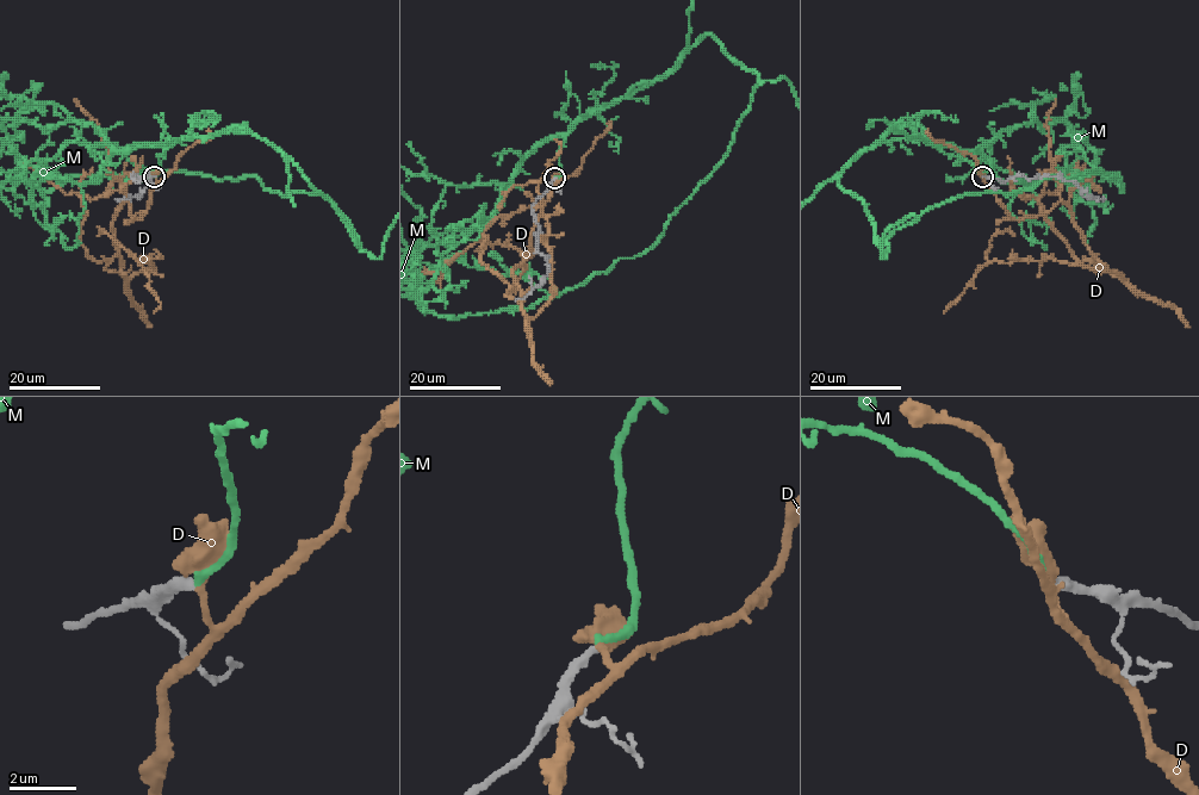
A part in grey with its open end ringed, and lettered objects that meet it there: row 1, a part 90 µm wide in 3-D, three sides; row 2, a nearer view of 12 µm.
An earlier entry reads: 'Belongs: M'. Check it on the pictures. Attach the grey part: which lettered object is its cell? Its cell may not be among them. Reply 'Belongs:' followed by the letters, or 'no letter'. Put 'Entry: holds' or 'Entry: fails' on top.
Entry: holds
Belongs: M

